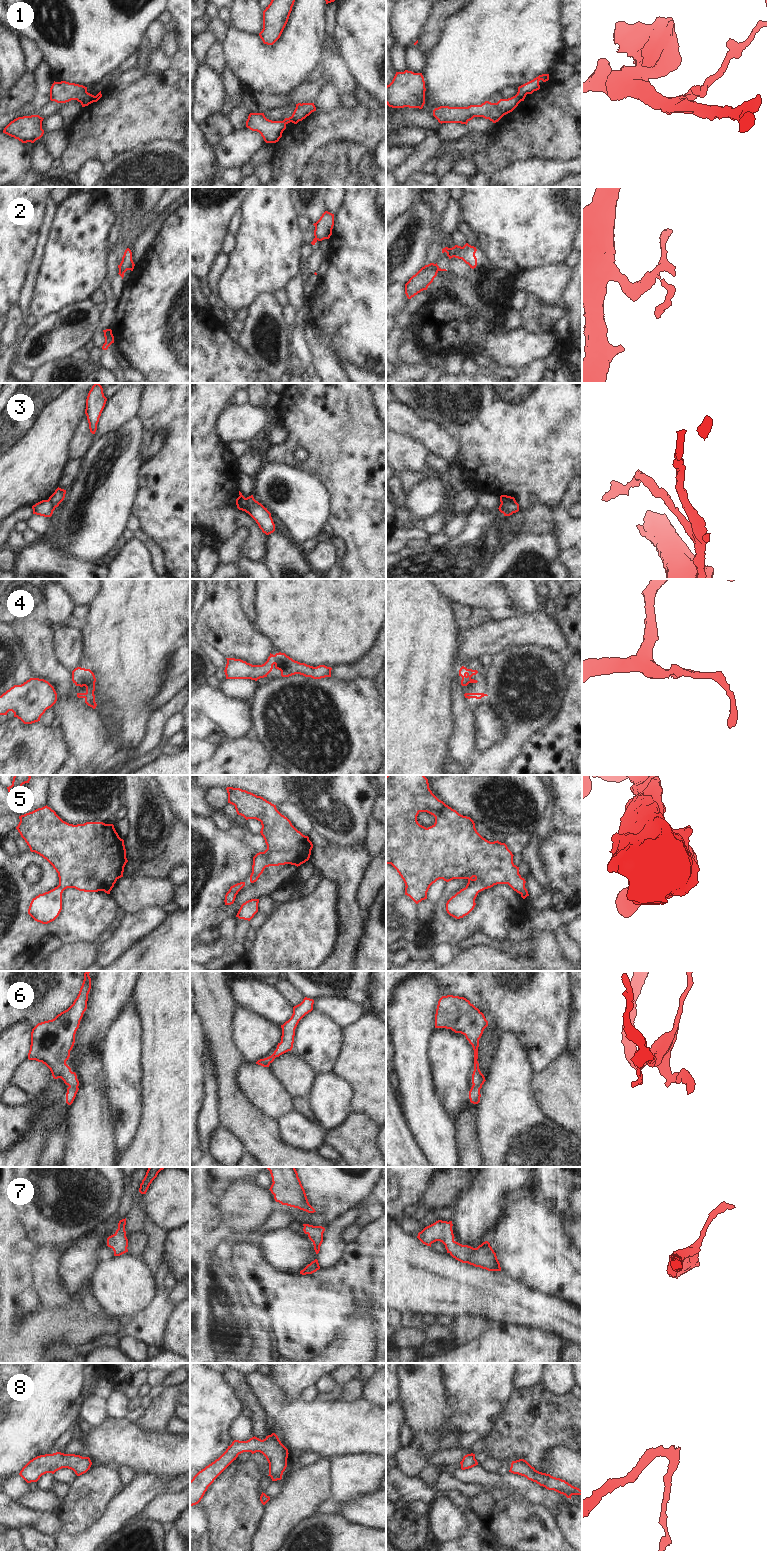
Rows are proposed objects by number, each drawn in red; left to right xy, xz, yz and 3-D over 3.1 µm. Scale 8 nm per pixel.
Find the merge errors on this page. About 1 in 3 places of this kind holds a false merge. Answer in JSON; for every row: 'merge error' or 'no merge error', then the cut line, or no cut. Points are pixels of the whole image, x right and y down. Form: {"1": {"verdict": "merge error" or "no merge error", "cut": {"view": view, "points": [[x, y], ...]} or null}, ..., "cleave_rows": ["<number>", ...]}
{"1": {"verdict": "merge error", "cut": {"view": "xy", "points": [[90, 94], [80, 102]]}}, "2": {"verdict": "merge error", "cut": {"view": "yz", "points": [[436, 265], [438, 270]]}}, "3": {"verdict": "merge error", "cut": {"view": "xz", "points": [[246, 498], [247, 512]]}}, "4": {"verdict": "no merge error", "cut": null}, "5": {"verdict": "no merge error", "cut": null}, "6": {"verdict": "no merge error", "cut": null}, "7": {"verdict": "no merge error", "cut": null}, "8": {"verdict": "no merge error", "cut": null}, "cleave_rows": ["1", "2", "3"]}

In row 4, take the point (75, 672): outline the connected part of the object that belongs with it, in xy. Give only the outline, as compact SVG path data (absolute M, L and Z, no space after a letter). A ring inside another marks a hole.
M77 667L72 671L72 681L76 686L86 687L86 692L77 693L77 697L84 698L85 703L95 709L97 704L94 695L96 682L94 673L90 669Z

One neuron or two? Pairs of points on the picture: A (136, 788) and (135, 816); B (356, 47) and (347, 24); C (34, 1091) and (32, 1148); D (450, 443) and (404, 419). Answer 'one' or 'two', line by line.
A: one
B: one
C: two
D: one

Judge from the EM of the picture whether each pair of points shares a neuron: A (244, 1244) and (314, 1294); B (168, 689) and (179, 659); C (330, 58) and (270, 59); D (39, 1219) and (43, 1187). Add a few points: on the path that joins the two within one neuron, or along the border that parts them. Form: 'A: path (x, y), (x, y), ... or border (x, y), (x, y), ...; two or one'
A: path (257, 1263), (288, 1294), (295, 1294); one
B: path (173, 682), (178, 673), (179, 666); one
C: border (322, 46), (322, 56), (317, 67); two
D: path (43, 1211), (43, 1195); one

